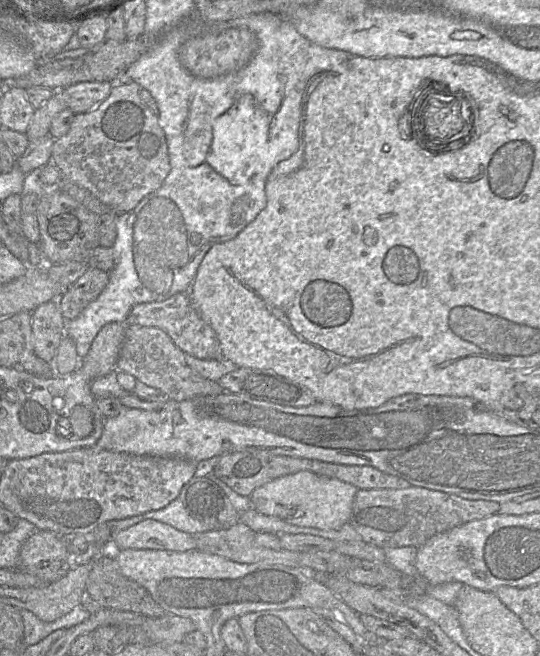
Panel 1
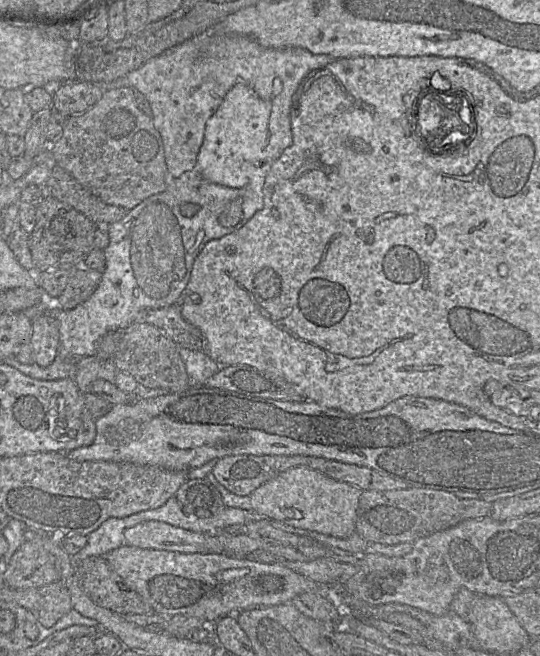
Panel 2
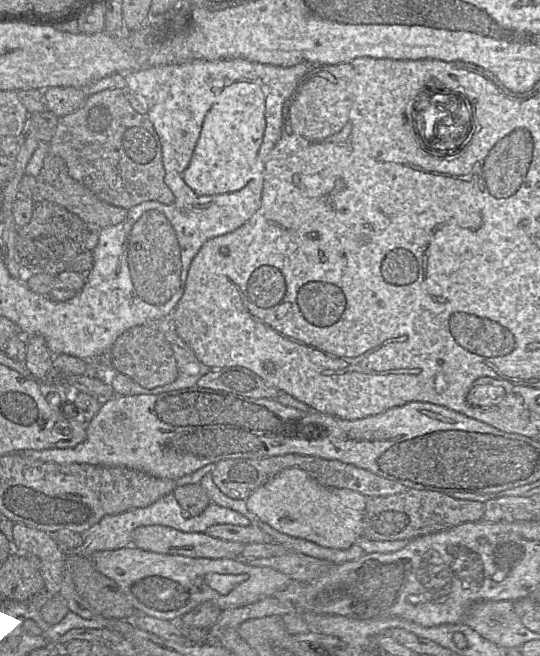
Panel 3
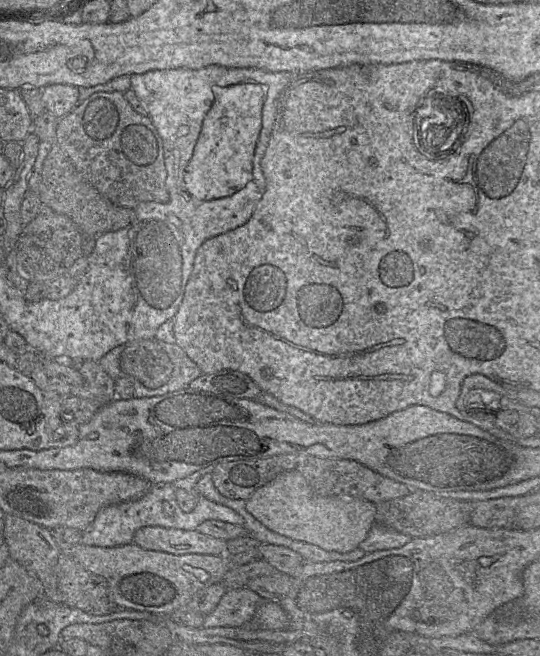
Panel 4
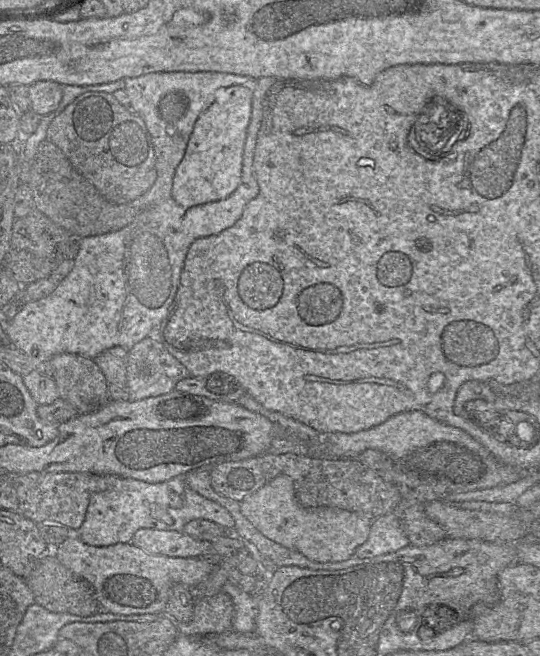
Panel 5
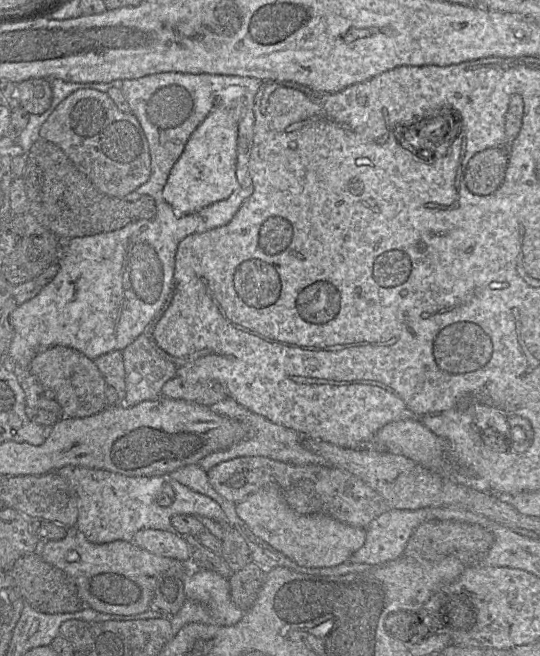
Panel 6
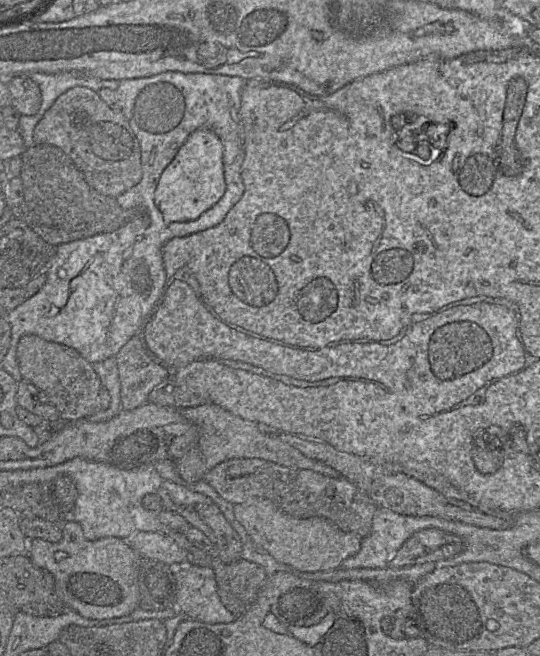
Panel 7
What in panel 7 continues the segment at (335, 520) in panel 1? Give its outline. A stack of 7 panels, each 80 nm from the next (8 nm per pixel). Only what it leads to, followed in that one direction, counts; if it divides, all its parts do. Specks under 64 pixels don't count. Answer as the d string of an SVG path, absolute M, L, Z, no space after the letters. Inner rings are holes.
M255 498L234 505L234 515L252 539L277 561L304 572L328 571L358 553L362 538L340 530L322 517L296 518L280 510L266 498Z

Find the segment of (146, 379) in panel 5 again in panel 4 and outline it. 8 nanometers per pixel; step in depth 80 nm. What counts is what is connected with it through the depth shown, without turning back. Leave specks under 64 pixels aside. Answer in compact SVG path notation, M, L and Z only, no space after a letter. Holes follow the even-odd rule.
M174 337L173 341L168 343L160 340L157 341L162 349L168 354L172 362L172 374L165 384L157 388L148 388L136 378L130 377L133 385L133 396L136 398L164 395L169 392L187 388L194 379L202 375L197 364L174 342Z

